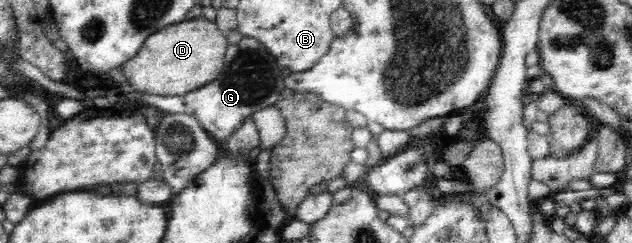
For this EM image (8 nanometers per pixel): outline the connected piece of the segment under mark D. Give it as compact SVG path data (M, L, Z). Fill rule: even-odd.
M199 16L170 24L148 36L136 56L121 64L120 70L129 84L140 92L156 92L156 96L180 96L192 92L192 88L202 88L208 84L208 80L214 80L222 72L229 45L227 36L216 23Z

